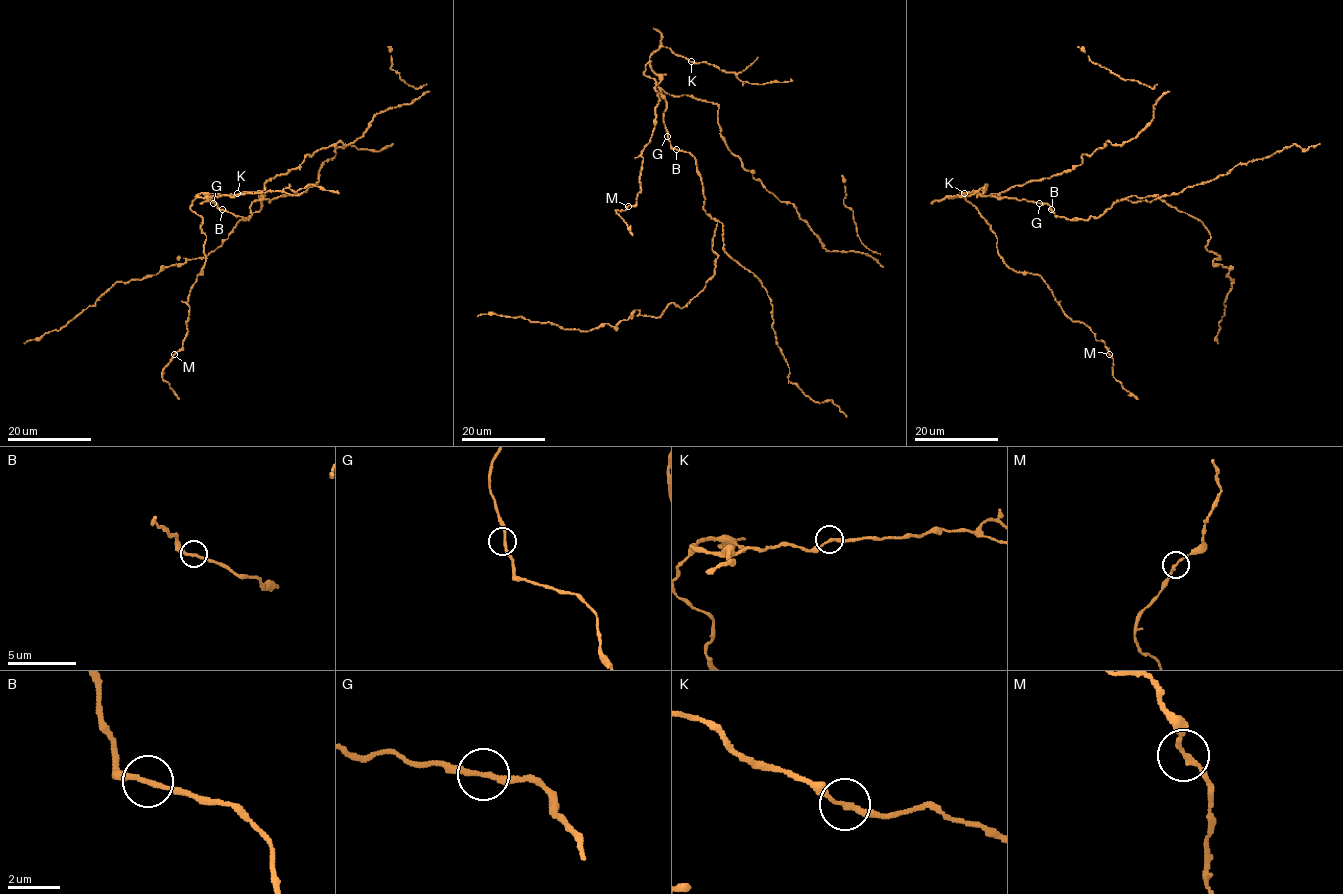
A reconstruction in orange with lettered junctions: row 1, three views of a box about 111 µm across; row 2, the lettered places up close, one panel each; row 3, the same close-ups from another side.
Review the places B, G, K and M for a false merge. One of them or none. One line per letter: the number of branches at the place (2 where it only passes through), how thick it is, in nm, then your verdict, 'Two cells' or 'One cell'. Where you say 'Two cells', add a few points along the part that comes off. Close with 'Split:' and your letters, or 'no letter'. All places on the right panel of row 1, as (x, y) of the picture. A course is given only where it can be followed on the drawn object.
B: Branches: 2. Thickness 200 nm. One cell
G: Branches: 2. Thickness 200 nm. One cell
K: Branches: 2. Thickness 200 nm. One cell
M: Branches: 2. Thickness 190 nm. One cell
Split: no letter

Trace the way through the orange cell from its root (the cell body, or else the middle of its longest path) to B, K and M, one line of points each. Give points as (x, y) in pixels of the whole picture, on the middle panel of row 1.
B: (668, 136), (670, 146), (675, 149)
K: (668, 136), (663, 120), (666, 100), (658, 85), (660, 77), (651, 69), (649, 57), (665, 47), (691, 61)
M: (668, 136), (666, 100), (648, 62), (644, 74), (655, 81), (659, 104), (641, 154), (641, 191), (627, 206)

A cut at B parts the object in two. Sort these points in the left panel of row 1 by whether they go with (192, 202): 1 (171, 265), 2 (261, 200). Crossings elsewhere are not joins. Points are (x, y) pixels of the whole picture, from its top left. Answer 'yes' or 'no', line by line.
1: no
2: no

